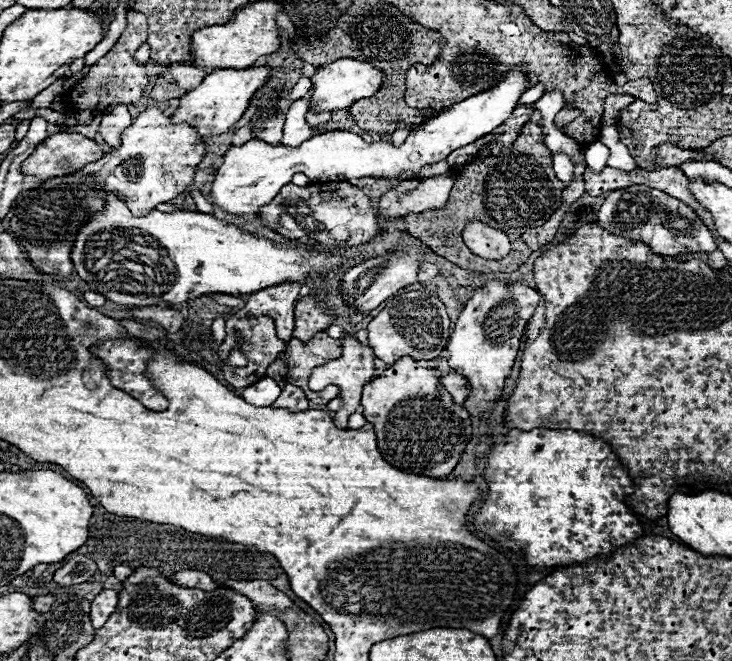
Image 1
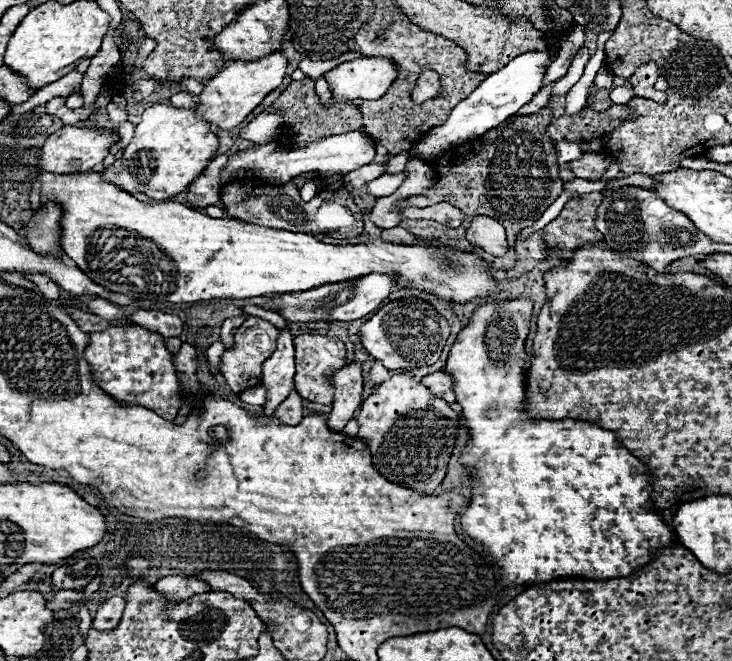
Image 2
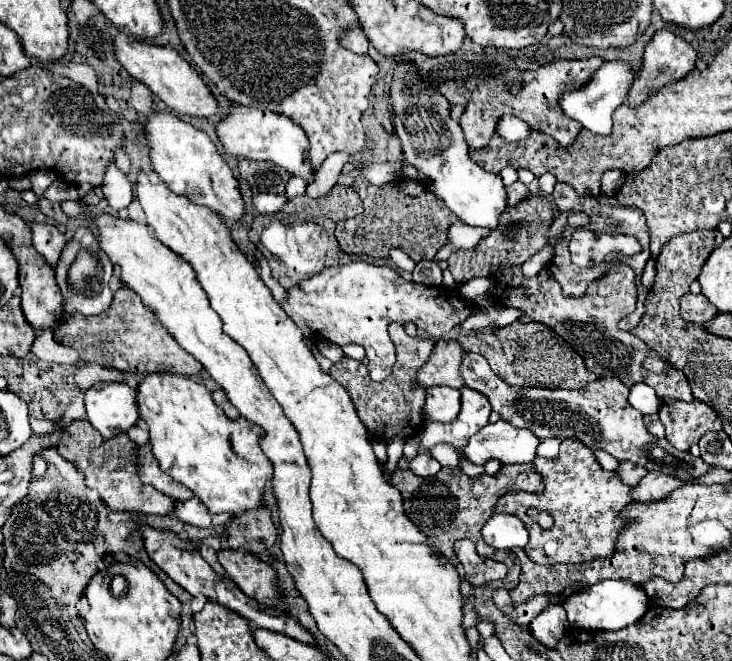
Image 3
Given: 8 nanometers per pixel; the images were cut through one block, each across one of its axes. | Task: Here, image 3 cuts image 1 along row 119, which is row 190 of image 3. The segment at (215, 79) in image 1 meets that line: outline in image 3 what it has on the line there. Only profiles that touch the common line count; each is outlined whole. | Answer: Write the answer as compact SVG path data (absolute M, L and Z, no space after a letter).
M158 112L146 120L146 140L150 146L152 166L160 180L168 184L172 192L178 196L188 196L198 206L210 208L218 216L224 216L230 222L240 222L246 214L244 200L238 188L238 180L234 178L230 166L224 156L218 152L216 144L202 130L196 130L192 124L180 120L178 116Z

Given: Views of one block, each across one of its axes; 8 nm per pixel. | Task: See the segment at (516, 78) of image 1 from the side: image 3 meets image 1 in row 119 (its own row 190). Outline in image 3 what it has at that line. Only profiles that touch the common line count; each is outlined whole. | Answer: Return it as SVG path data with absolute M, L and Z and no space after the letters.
M398 64L392 84L392 108L396 112L394 134L400 138L408 164L430 178L428 188L468 226L496 228L508 208L508 192L500 174L486 172L468 156L470 148L456 120L450 118L450 104L430 86L416 78L410 64Z

